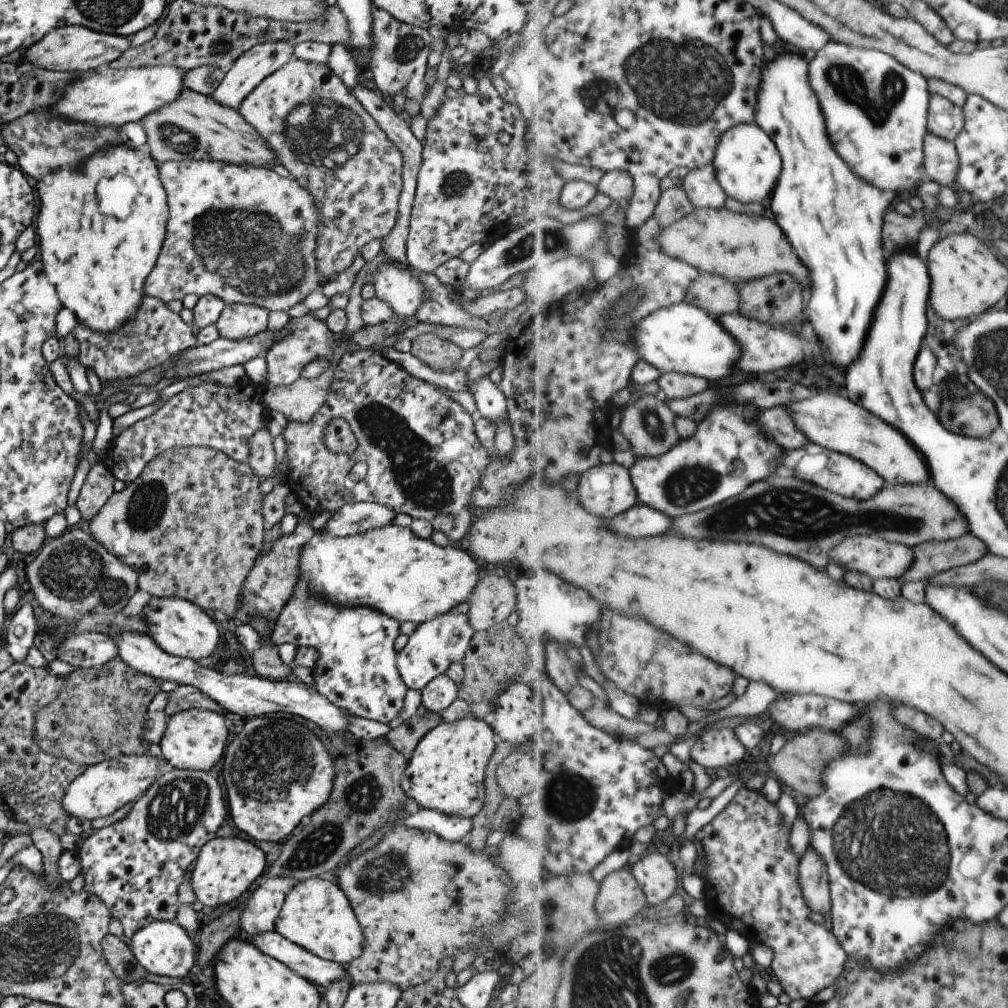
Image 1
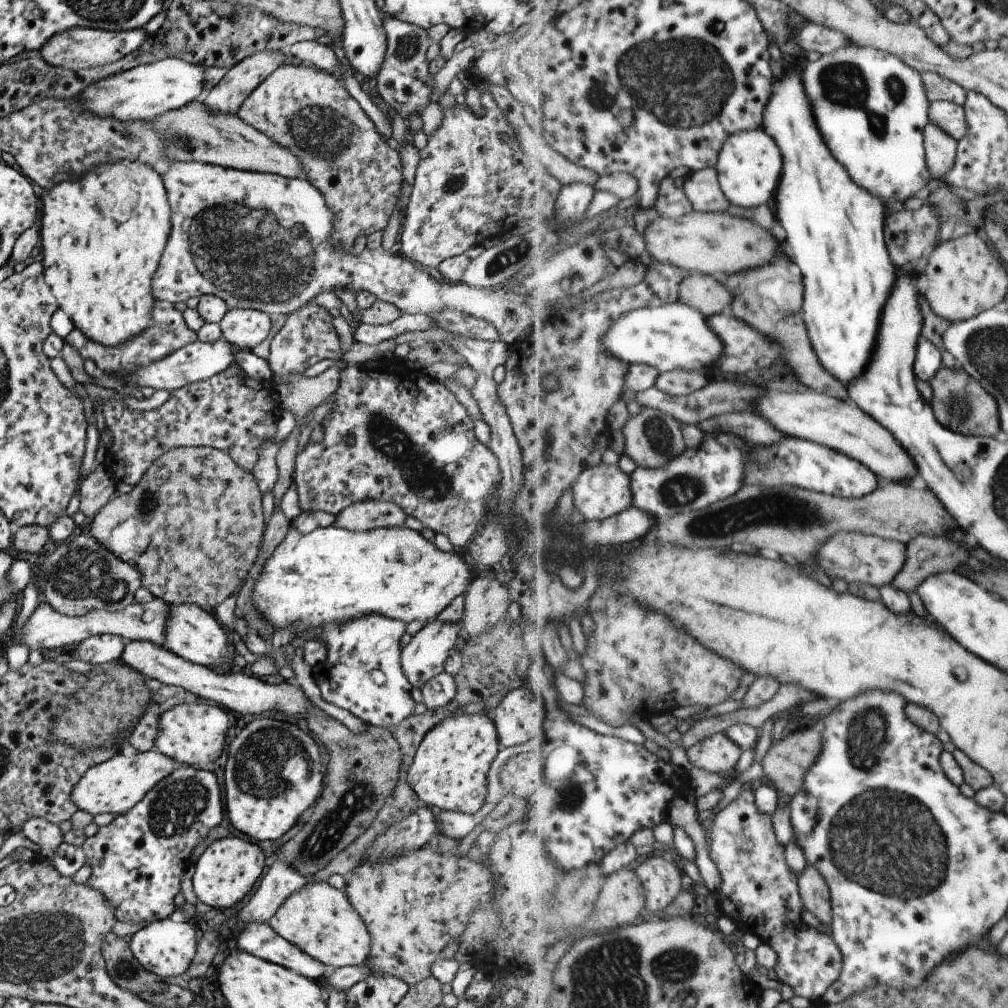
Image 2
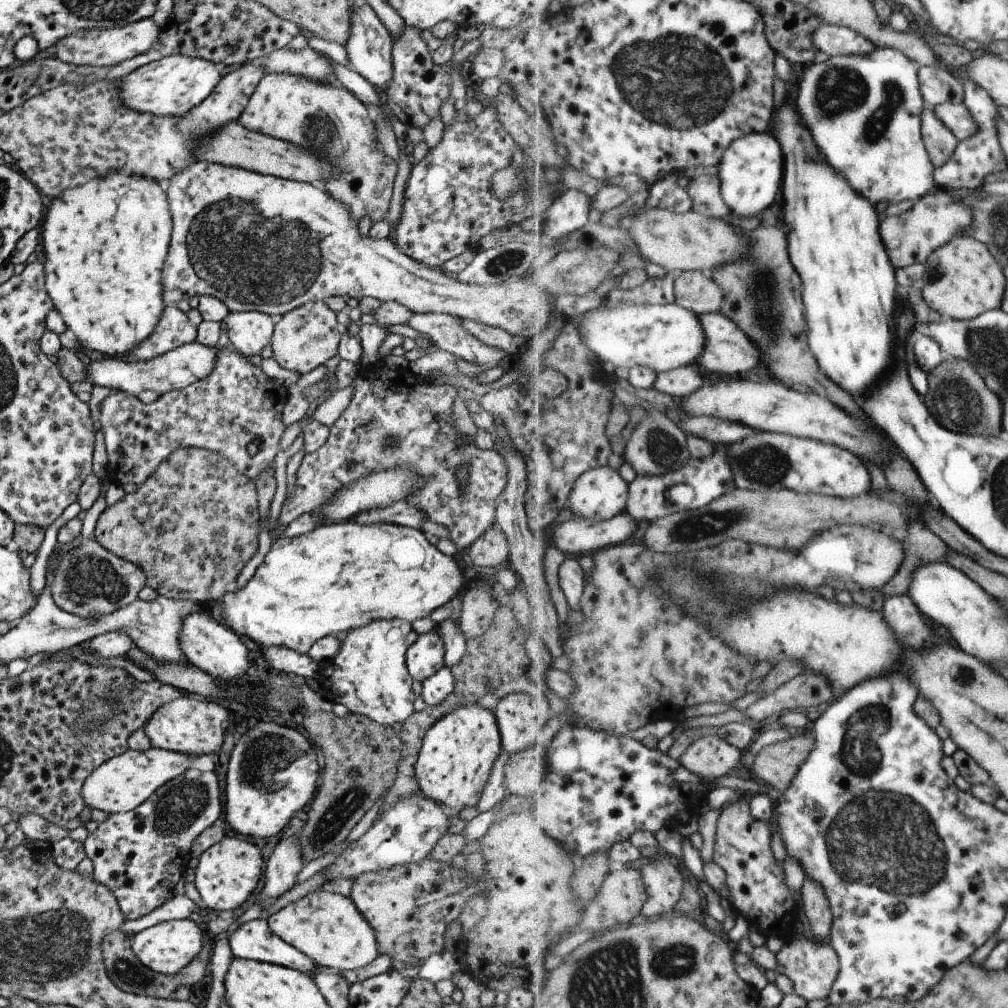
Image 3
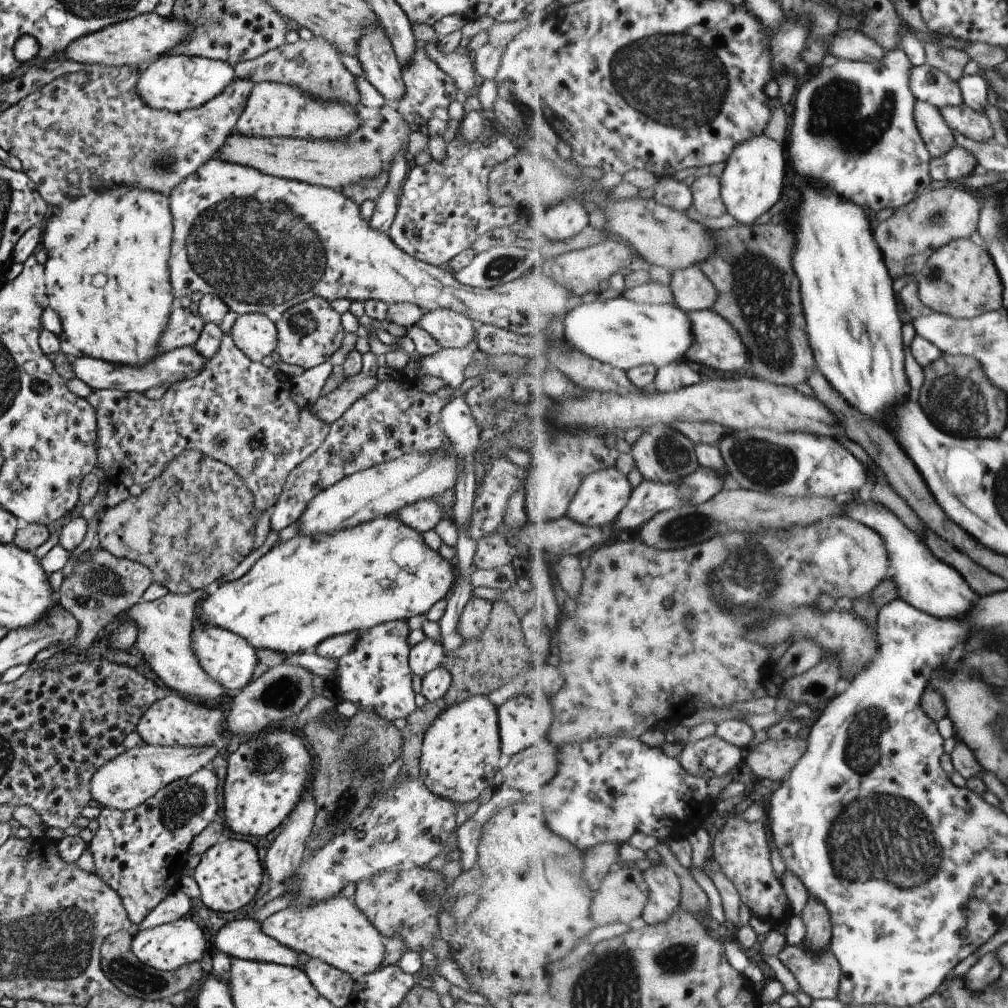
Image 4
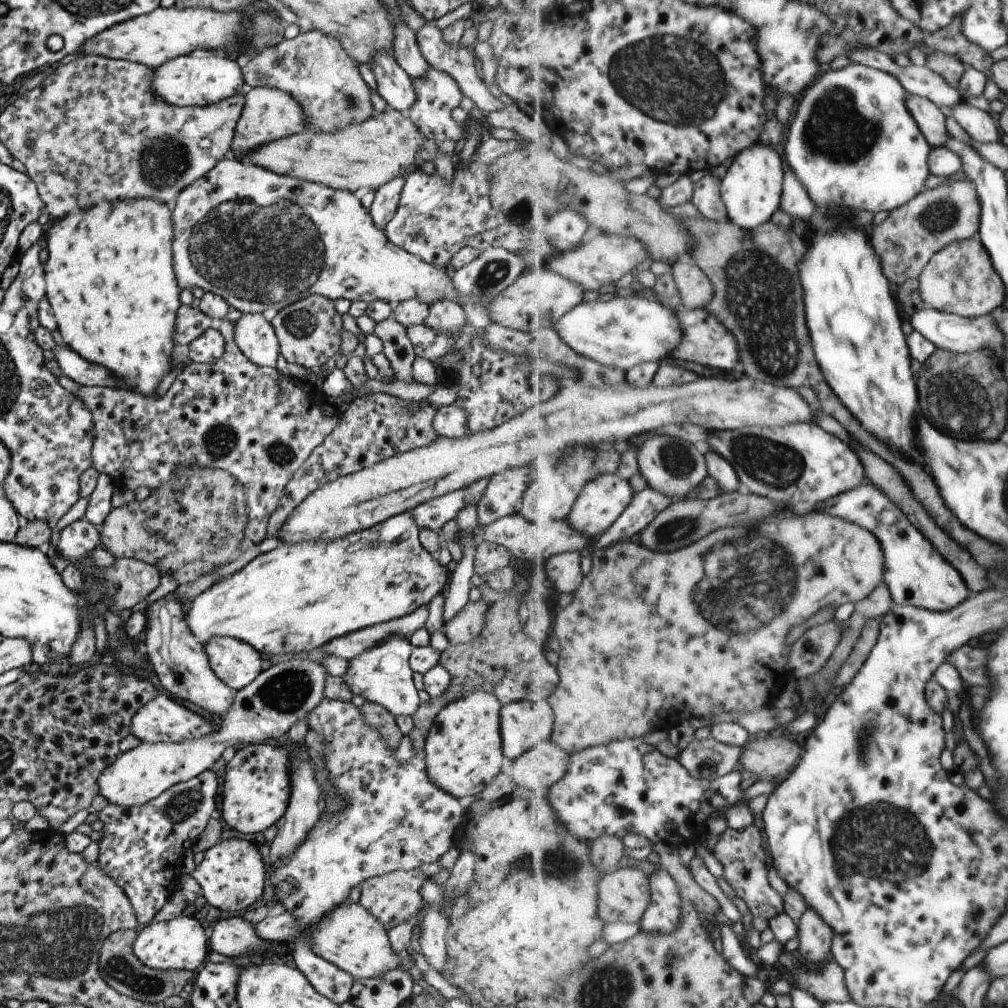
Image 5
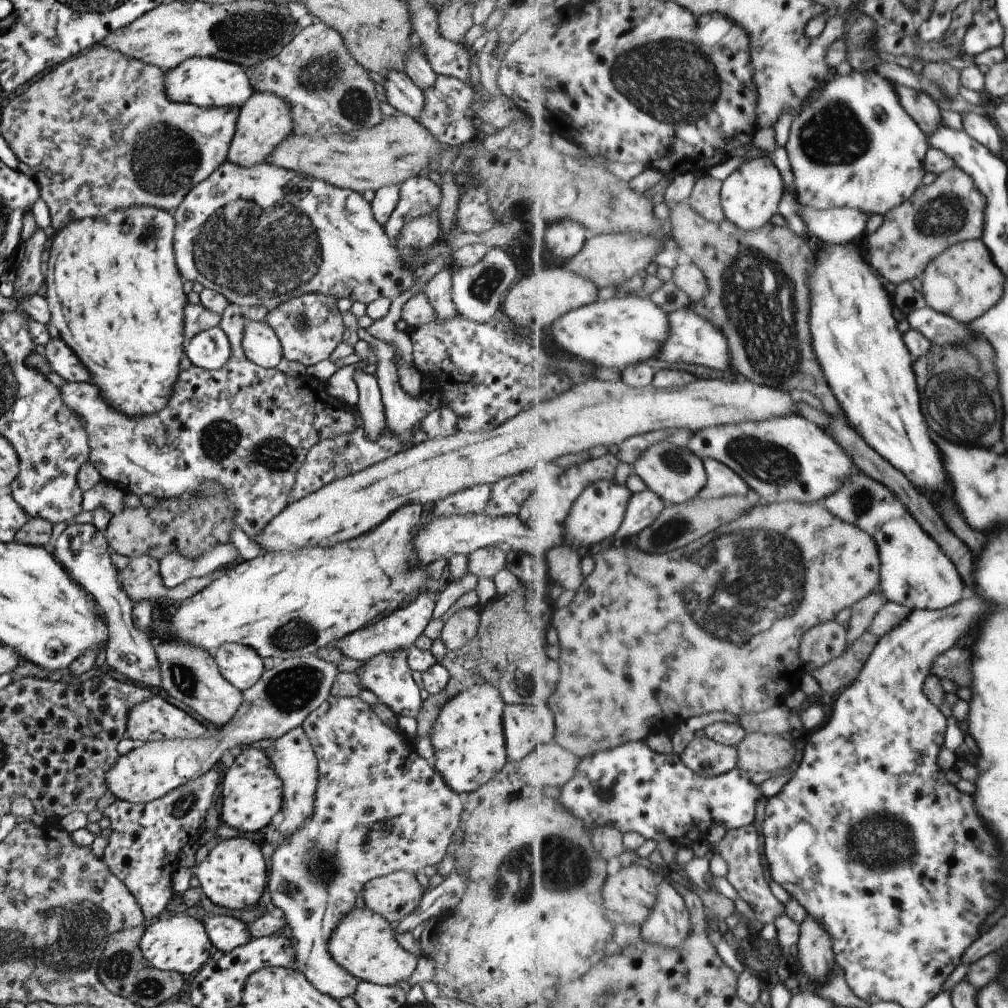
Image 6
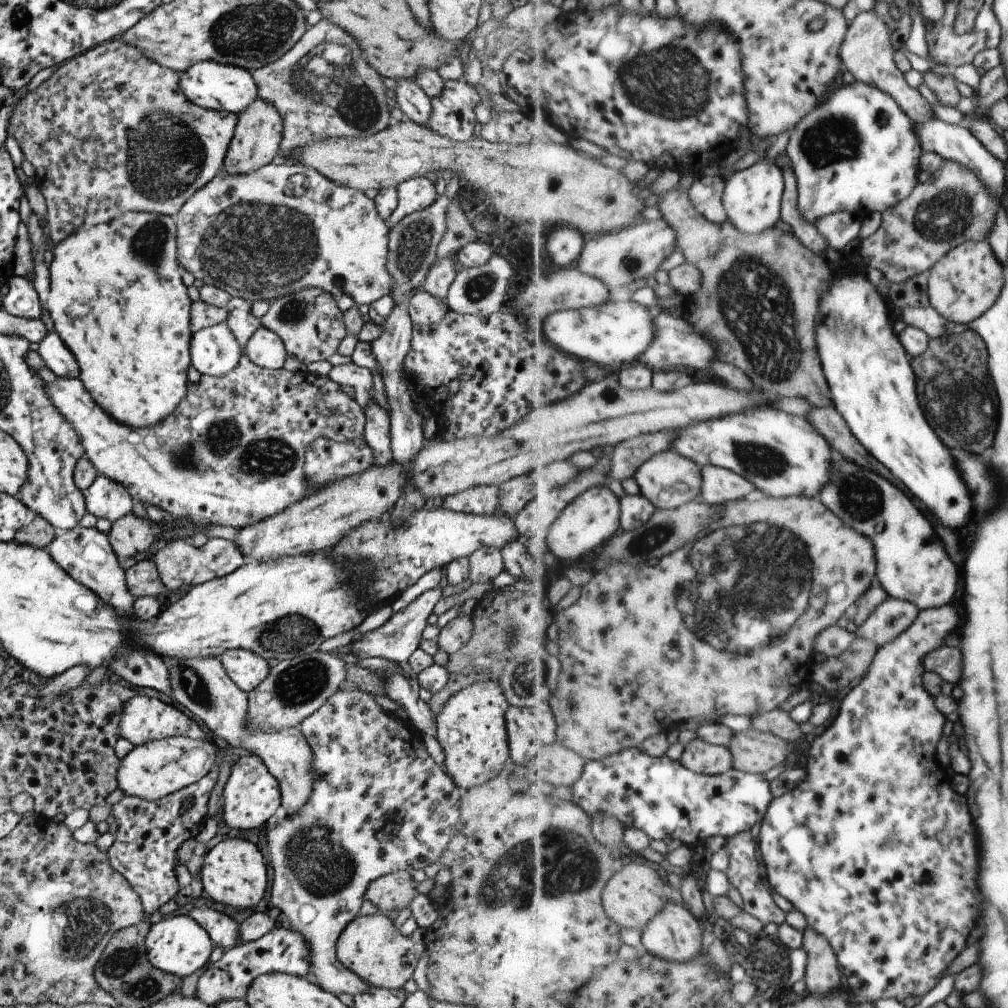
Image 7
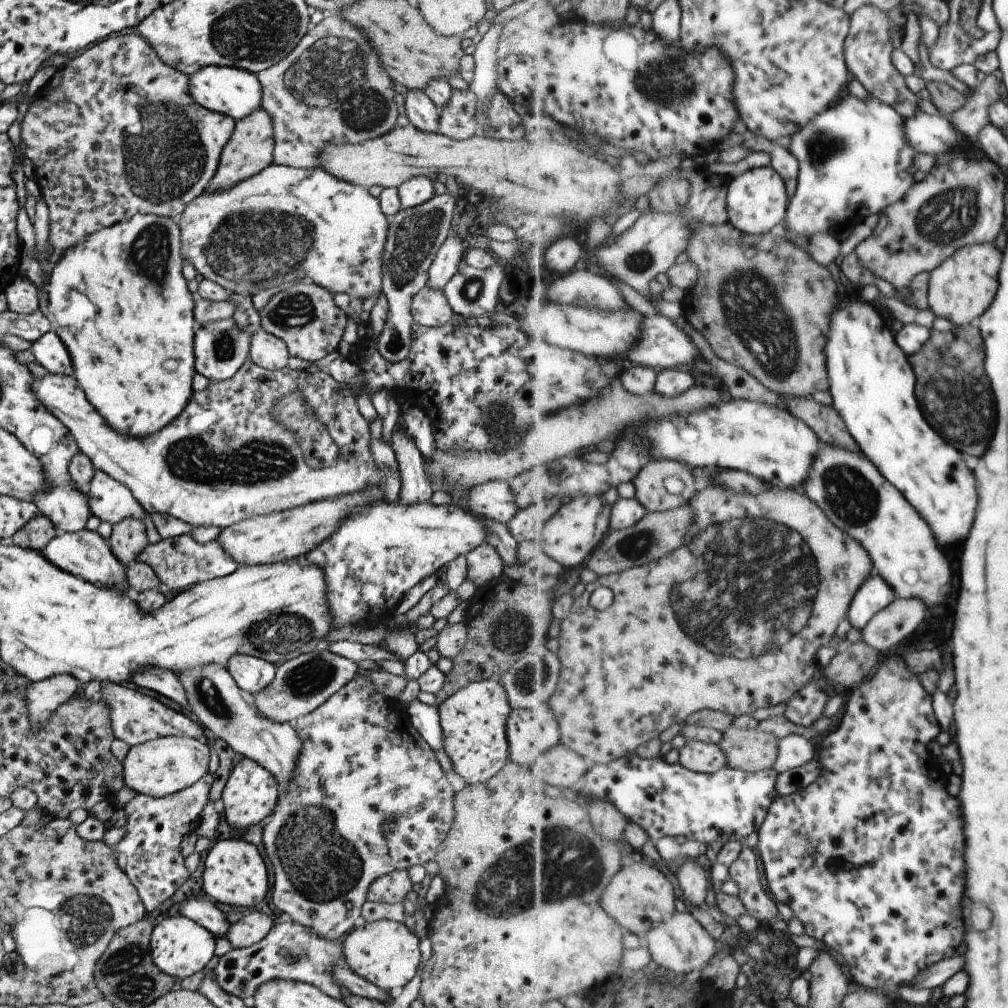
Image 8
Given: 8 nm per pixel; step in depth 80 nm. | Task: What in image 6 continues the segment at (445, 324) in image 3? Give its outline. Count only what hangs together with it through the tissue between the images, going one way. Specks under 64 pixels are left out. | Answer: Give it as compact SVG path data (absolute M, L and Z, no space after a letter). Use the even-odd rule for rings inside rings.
M443 266L423 288L423 293L433 308L435 321L439 323L459 315L451 300L450 276L451 271L448 266Z

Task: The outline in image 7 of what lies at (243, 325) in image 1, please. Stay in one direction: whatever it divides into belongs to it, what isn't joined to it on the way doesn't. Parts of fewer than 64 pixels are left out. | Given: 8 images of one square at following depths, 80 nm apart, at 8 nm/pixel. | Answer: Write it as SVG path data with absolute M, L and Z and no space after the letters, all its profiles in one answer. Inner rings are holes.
M261 324L249 335L244 353L253 364L264 369L281 369L287 357L281 339Z

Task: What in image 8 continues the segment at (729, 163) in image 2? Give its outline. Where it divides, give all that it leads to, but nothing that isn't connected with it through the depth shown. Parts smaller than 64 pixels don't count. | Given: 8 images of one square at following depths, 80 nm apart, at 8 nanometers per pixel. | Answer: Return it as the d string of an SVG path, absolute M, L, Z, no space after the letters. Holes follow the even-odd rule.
M771 165L755 168L729 180L728 187L729 221L745 234L759 237L769 233L788 213L790 200L787 183Z

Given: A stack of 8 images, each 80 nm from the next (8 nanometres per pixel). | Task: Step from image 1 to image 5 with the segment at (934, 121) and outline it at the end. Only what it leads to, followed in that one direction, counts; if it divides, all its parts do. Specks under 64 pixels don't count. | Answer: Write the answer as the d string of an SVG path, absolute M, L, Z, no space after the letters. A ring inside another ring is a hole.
M964 100L956 107L952 107L947 114L957 120L971 139L982 143L994 143L1005 139L994 114L987 114L979 108L975 108Z

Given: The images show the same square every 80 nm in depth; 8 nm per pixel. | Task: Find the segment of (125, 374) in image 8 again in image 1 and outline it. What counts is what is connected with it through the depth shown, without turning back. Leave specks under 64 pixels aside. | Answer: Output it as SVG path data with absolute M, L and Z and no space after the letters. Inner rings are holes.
M122 142L116 145L107 145L97 149L95 153L84 158L79 164L61 167L60 169L46 172L36 180L36 196L39 197L39 210L35 218L35 240L39 241L39 261L41 261L44 275L56 290L57 298L63 308L69 309L78 320L88 329L104 332L117 332L118 328L134 317L137 306L140 305L145 277L153 268L157 255L159 254L163 237L165 234L166 222L168 219L168 206L166 205L166 194L161 188L158 167L153 163L153 158L148 152L148 146L143 143L140 147L129 148Z

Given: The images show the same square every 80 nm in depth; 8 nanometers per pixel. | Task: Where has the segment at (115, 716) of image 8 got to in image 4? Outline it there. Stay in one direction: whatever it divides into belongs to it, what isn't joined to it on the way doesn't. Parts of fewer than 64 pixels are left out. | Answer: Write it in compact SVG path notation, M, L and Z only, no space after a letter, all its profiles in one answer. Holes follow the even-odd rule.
M166 695L161 700L155 700L149 708L143 710L135 724L134 732L146 745L160 746L204 746L213 744L219 739L223 730L223 714L217 707L191 702L175 696Z

